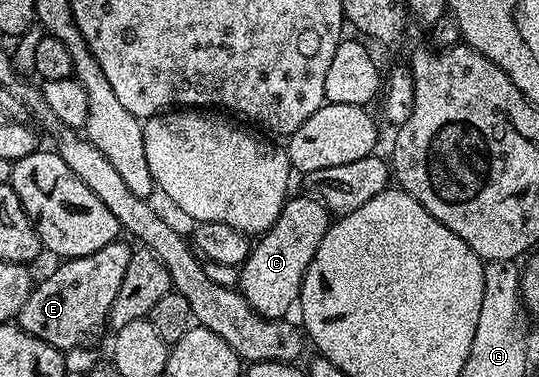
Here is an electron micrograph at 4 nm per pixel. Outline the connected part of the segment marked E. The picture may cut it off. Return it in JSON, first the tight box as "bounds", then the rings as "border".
{"bounds":[16,242,132,353],"border":[[[122,242],[109,243],[104,245],[104,249],[79,259],[59,262],[59,267],[43,283],[41,280],[31,291],[28,301],[24,301],[16,320],[18,326],[32,333],[32,337],[40,337],[40,341],[57,347],[63,353],[70,353],[73,347],[88,342],[102,326],[107,326],[112,301],[116,301],[116,293],[120,293],[120,281],[124,281],[124,269],[128,269],[128,261],[132,254],[132,247]]]}

